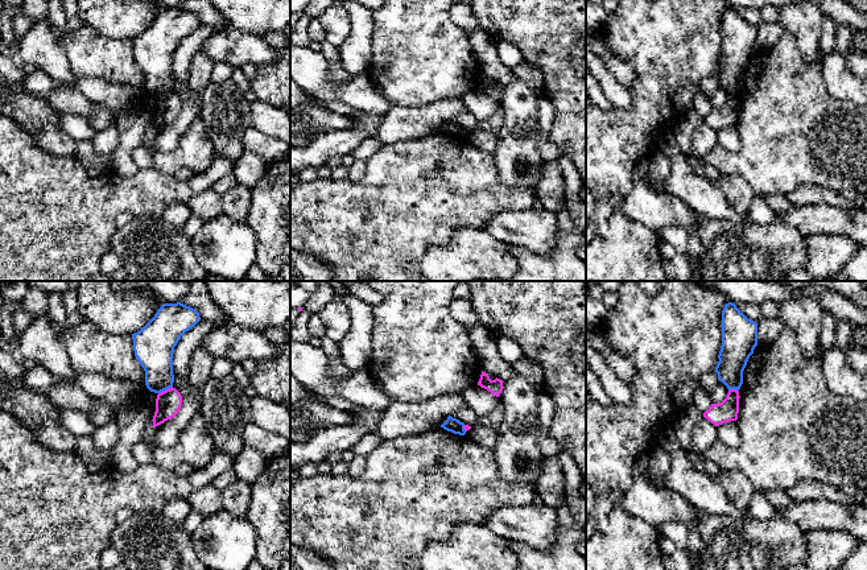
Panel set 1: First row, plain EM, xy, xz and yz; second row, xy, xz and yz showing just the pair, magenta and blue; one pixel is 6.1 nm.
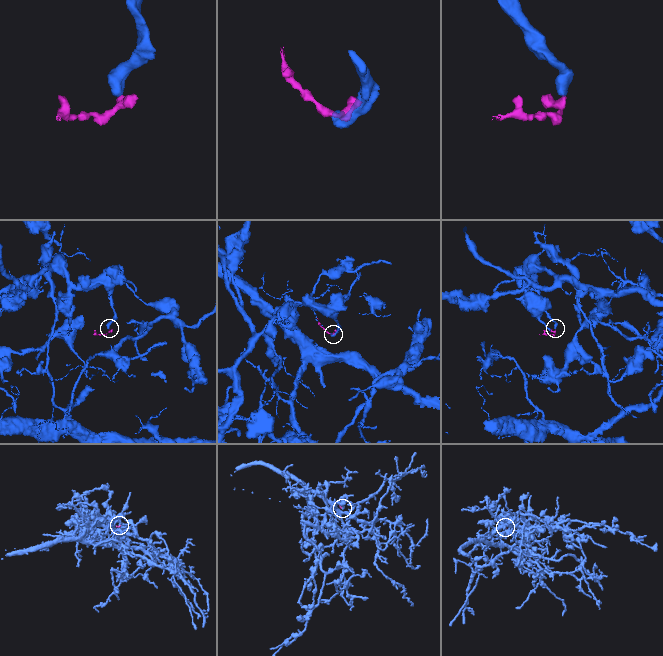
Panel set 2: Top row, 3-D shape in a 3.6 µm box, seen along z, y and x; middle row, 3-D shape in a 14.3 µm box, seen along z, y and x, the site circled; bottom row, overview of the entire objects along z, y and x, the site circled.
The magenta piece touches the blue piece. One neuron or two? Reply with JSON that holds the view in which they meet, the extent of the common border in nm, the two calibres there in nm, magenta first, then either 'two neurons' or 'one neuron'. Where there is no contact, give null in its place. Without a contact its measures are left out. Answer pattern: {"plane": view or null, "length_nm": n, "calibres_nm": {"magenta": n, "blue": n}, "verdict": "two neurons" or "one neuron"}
{"plane": "xy", "length_nm": 100, "calibres_nm": {"magenta": 160, "blue": 220}, "verdict": "two neurons"}

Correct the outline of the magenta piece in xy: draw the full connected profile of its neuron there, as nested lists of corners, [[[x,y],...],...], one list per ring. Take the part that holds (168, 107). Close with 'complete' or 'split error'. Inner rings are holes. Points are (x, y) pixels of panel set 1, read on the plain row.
[[[169,92],[157,99],[153,131],[158,131],[173,123],[181,113],[182,100],[176,92]]]; complete

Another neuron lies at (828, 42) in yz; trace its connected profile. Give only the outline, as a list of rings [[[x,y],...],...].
[[[823,17],[819,48],[823,55],[830,54],[837,49],[835,22],[831,17]]]

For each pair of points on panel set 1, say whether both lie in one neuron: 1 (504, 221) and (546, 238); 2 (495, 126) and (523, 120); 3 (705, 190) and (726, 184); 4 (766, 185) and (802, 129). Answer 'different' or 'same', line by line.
1: same
2: different
3: different
4: same

